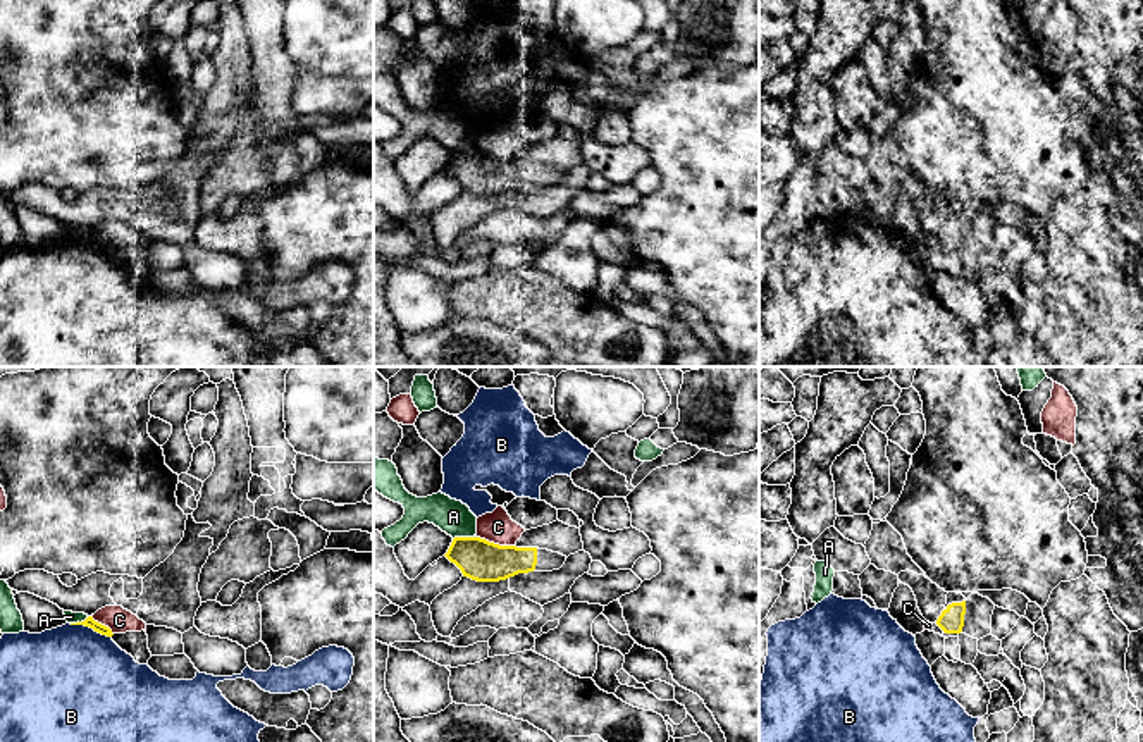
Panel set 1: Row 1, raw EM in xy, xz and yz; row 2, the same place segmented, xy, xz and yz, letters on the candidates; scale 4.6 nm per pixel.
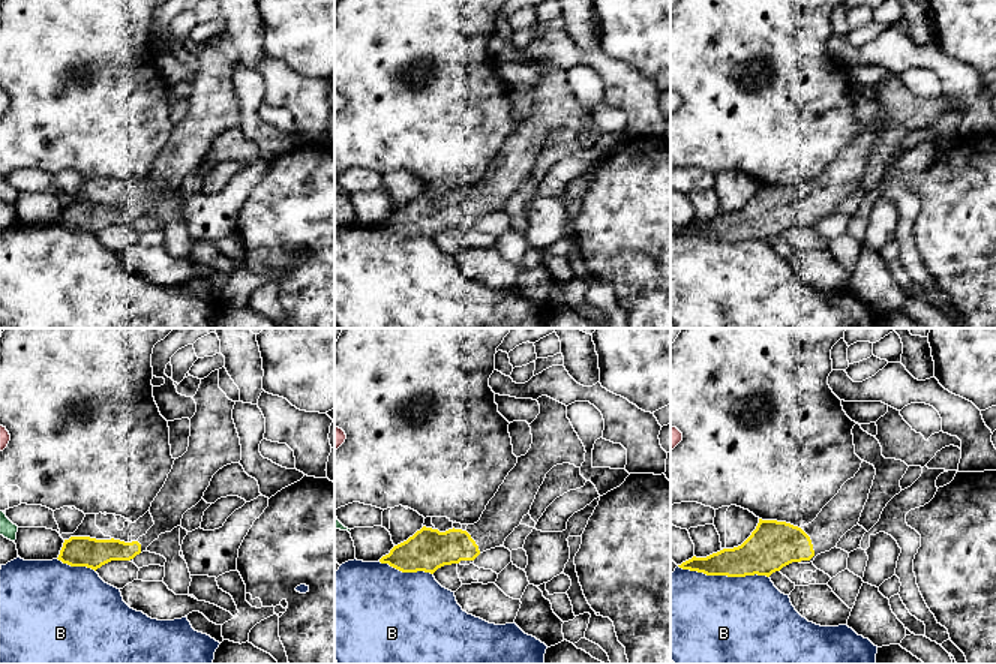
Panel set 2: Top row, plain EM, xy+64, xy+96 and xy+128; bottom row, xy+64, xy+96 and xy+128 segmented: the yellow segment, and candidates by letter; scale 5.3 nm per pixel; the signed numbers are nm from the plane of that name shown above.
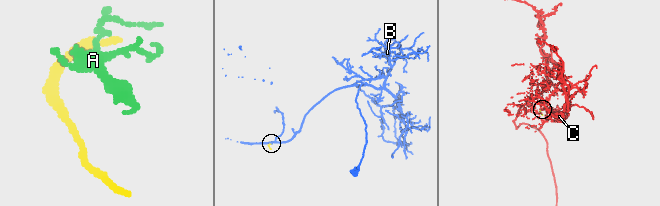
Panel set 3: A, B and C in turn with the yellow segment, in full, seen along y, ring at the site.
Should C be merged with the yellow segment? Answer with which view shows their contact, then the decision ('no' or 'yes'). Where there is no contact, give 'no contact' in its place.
xz | no

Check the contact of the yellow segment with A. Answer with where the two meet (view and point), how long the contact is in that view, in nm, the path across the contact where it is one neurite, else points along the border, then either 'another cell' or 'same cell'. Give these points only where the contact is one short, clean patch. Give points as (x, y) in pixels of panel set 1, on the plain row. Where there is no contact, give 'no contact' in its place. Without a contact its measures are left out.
xz (462, 152) | 100 nm | along xz (472, 150), (457, 150), (453, 154) | another cell

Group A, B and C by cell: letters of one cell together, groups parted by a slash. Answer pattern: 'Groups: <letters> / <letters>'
Groups: A / B / C

